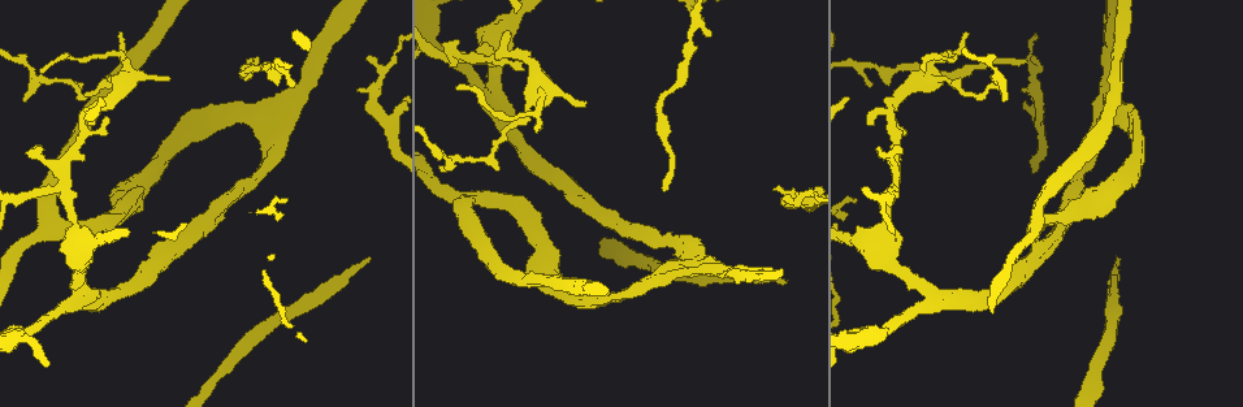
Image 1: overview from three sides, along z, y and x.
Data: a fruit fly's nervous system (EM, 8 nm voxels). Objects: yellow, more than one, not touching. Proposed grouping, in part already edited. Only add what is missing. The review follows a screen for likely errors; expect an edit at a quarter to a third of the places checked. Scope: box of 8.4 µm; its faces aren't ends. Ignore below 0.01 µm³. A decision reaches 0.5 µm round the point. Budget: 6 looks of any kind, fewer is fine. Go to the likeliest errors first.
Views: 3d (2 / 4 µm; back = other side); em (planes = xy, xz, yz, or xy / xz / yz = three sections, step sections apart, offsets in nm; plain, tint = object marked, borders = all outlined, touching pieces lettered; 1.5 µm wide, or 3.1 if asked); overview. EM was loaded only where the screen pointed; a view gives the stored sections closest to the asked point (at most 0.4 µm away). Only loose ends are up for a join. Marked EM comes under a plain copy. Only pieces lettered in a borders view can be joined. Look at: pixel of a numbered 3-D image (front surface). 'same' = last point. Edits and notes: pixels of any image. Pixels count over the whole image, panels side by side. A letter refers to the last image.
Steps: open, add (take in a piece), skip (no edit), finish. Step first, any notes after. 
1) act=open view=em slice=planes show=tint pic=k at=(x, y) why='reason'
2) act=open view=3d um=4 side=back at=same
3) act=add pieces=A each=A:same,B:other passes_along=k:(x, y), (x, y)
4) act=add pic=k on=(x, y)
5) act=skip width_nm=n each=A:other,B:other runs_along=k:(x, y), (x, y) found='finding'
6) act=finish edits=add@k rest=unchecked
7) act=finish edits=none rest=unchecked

act=open view=3d um=4 pic=1 at=(786, 281) why='an open end'

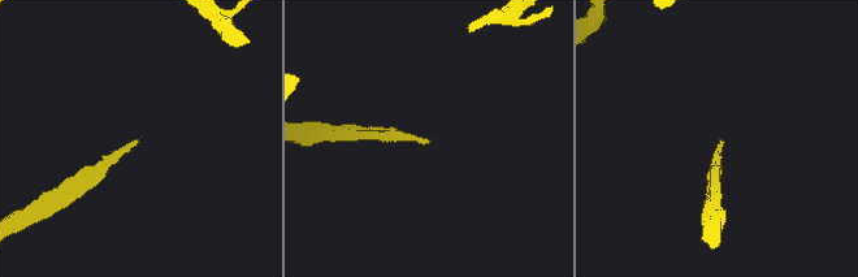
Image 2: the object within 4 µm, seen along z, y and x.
act=open view=em slice=planes show=borders pic=2 at=(721, 140)

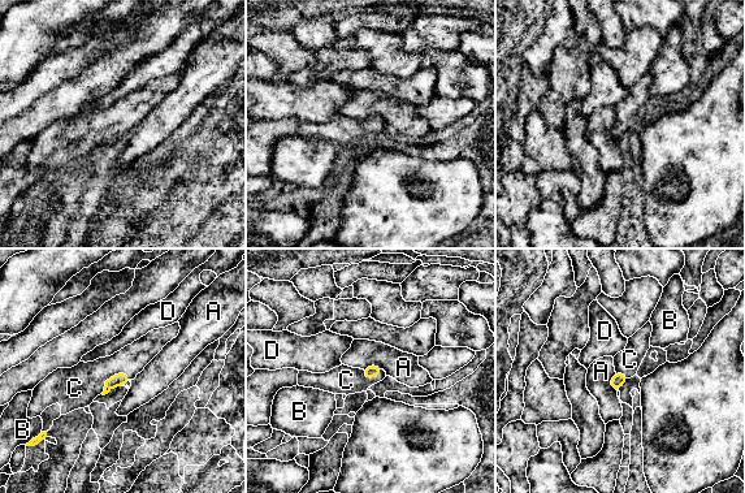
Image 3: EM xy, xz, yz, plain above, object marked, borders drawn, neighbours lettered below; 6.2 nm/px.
act=add pieces=C each=A:other,B:other,C:same,D:other passes_along=3:(120, 379), (112, 376), (74, 388) found='it goes on there'

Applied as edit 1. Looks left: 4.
act=open view=3d um=2 side=back pic=1 at=(368, 58) why='free end'

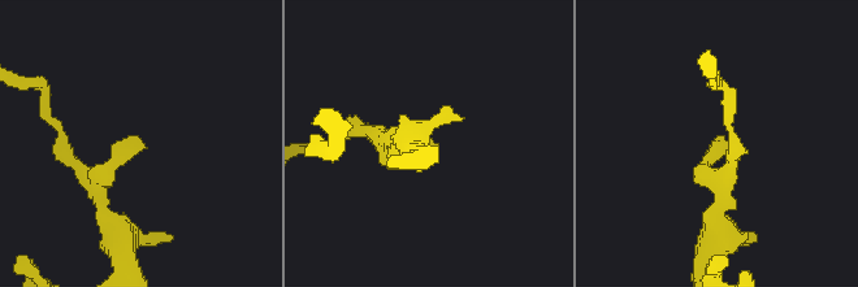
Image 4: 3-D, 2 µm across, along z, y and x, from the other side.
act=open view=em slice=planes show=borders pic=4 at=(719, 146)

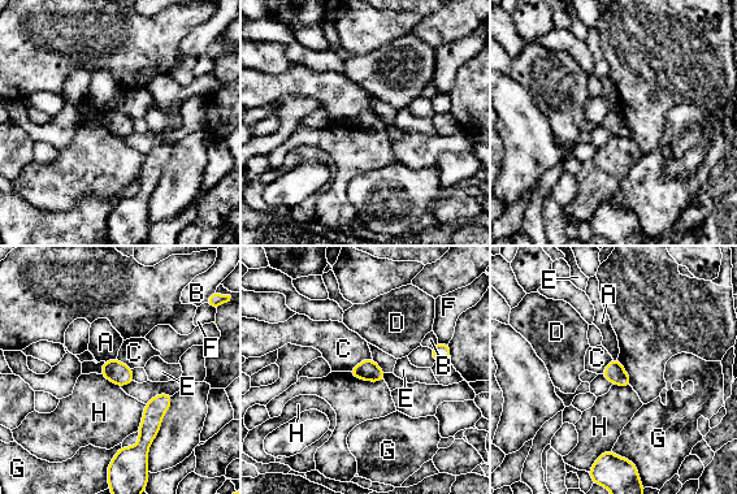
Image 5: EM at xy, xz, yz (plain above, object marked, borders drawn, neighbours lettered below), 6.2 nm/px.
act=skip each=A:other,B:other,C:other,D:other,E:other,F:other,G:other,H:other found='no lettered piece goes on from it'

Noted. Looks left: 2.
act=open view=em slice=planes show=borders pic=1 at=(41, 147) why='branch stops here'

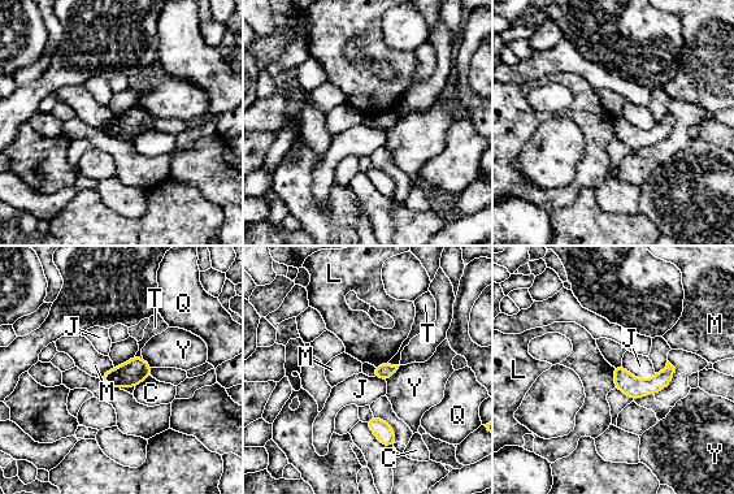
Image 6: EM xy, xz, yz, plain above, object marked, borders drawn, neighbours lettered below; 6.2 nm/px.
act=skip each=C:other,J:other,L:other,M:other,Q:other,T:other,Y:other border=6:(400, 365), (386, 381) found='none of them fits'

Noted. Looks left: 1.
act=finish edits=add@3 rest=unchecked

